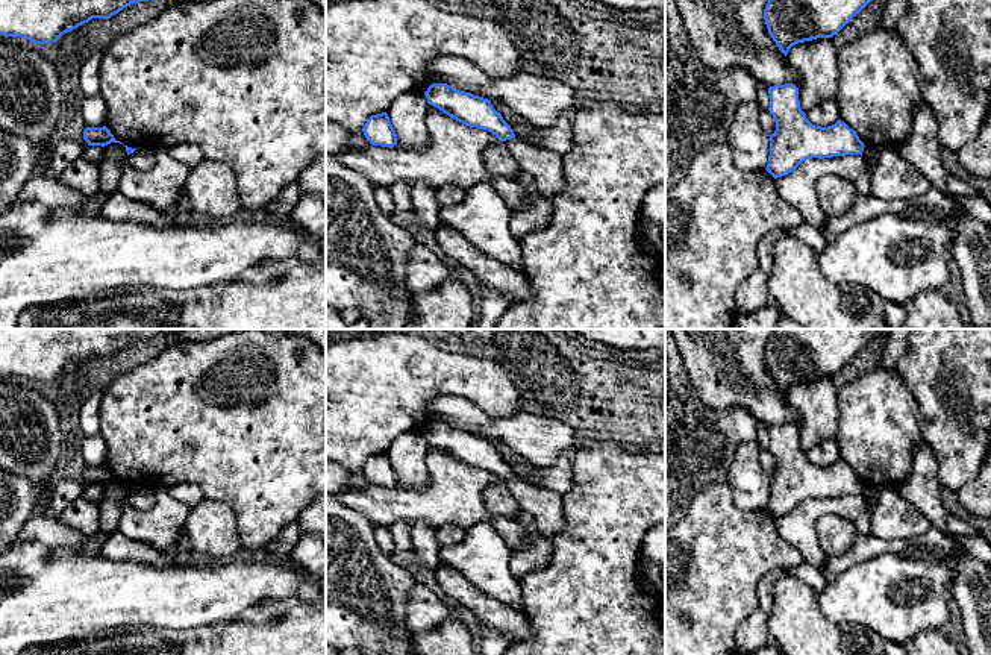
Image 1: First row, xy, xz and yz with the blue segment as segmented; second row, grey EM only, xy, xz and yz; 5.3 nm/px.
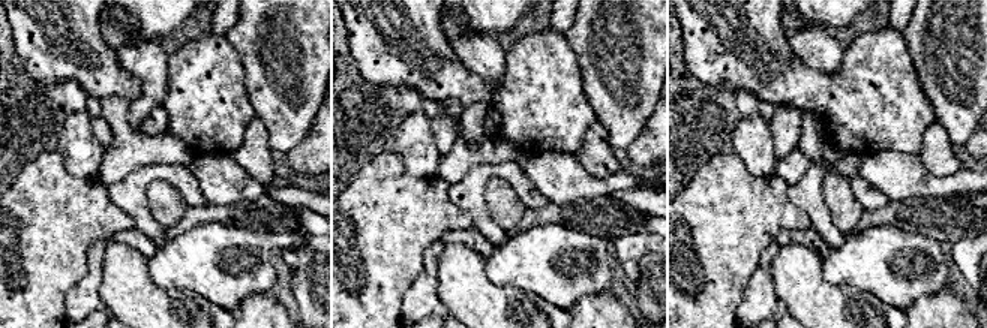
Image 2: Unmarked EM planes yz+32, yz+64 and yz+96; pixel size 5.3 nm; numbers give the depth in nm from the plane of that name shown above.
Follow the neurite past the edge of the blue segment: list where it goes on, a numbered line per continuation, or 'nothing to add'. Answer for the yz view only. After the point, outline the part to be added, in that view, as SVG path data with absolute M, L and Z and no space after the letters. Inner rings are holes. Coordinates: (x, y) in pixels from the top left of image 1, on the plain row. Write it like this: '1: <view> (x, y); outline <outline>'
nothing to add

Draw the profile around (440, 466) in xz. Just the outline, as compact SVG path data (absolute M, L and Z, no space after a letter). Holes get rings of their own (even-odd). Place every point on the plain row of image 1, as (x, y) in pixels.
M432 444L426 465L429 478L423 490L370 484L361 490L339 490L335 496L341 505L365 516L376 526L406 520L436 529L453 523L468 531L486 523L512 552L527 543L527 535L515 519L492 514L482 499L485 487L500 482L496 475L465 465Z

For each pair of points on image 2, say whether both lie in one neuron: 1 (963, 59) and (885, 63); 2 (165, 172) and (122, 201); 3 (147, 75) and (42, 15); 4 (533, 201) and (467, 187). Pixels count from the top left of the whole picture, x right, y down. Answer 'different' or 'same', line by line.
1: different
2: same
3: different
4: same

